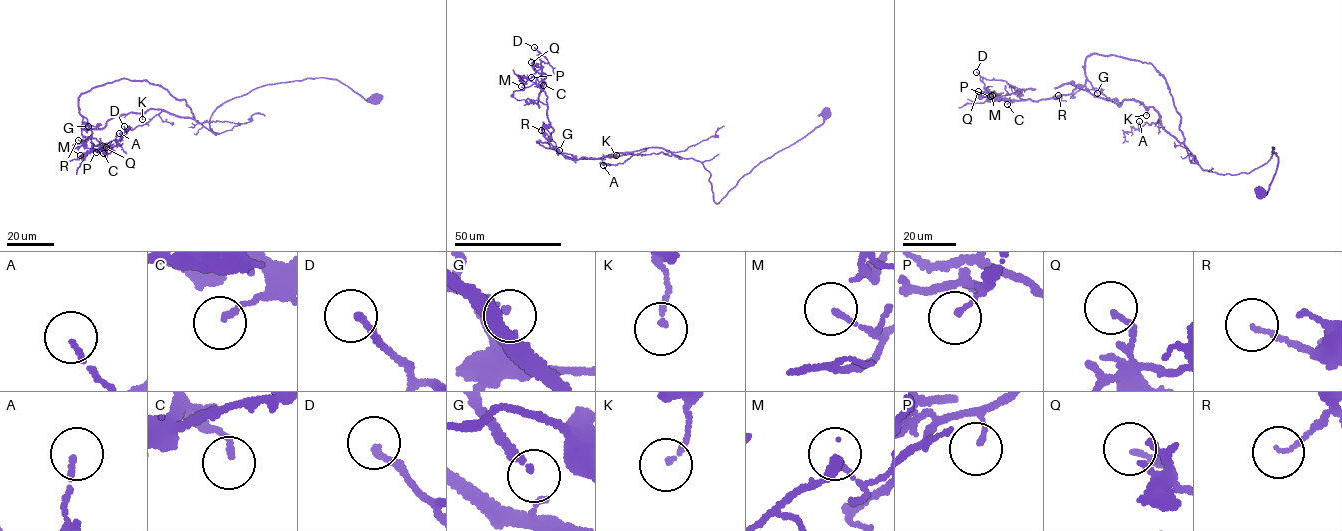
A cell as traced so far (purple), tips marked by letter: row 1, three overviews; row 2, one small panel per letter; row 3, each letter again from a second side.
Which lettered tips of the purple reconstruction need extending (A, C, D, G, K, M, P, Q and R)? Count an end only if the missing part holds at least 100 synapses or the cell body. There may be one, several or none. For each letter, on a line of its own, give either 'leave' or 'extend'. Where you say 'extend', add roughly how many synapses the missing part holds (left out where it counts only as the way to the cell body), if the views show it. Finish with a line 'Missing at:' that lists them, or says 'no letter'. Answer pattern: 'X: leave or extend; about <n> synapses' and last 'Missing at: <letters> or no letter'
A: leave
C: leave
D: leave
G: extend; about 110 synapses
K: leave
M: leave
P: leave
Q: leave
R: leave
Missing at: G

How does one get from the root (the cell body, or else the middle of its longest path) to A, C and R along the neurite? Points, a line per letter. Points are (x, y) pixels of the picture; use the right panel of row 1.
A: (1259, 193), (1276, 170), (1274, 147), (1258, 168), (1217, 174), (1163, 129), (1159, 114), (1156, 123), (1139, 121)
C: (1259, 193), (1274, 147), (1247, 173), (1203, 170), (1149, 63), (1094, 53), (1070, 94), (1007, 104)
R: (1259, 193), (1276, 170), (1274, 147), (1247, 173), (1203, 170), (1149, 63), (1094, 53), (1085, 84), (1058, 95)

